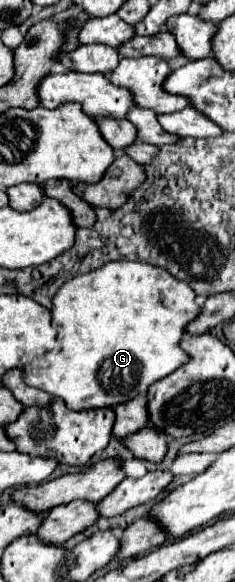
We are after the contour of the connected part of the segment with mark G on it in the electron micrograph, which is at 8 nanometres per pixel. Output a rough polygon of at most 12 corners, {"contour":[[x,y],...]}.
{"contour":[[129,260],[53,296],[25,384],[113,408],[189,360],[193,288]]}

